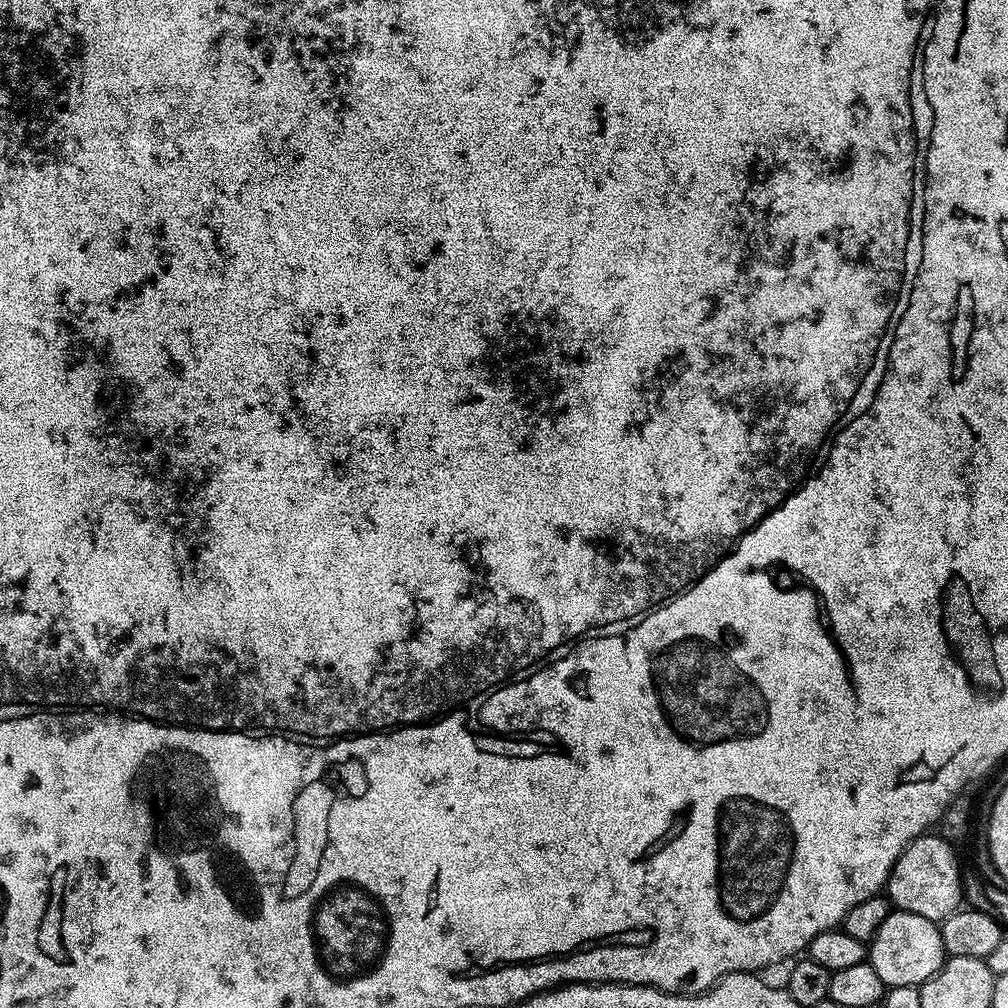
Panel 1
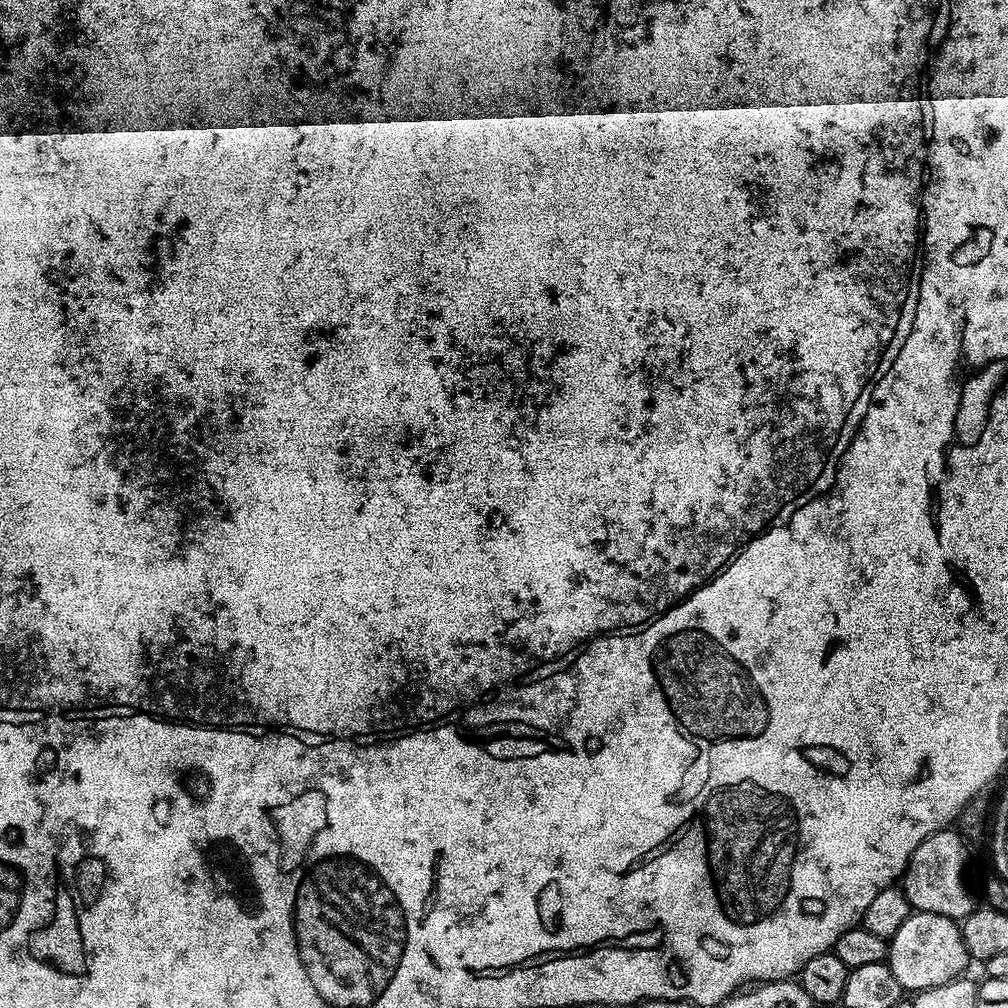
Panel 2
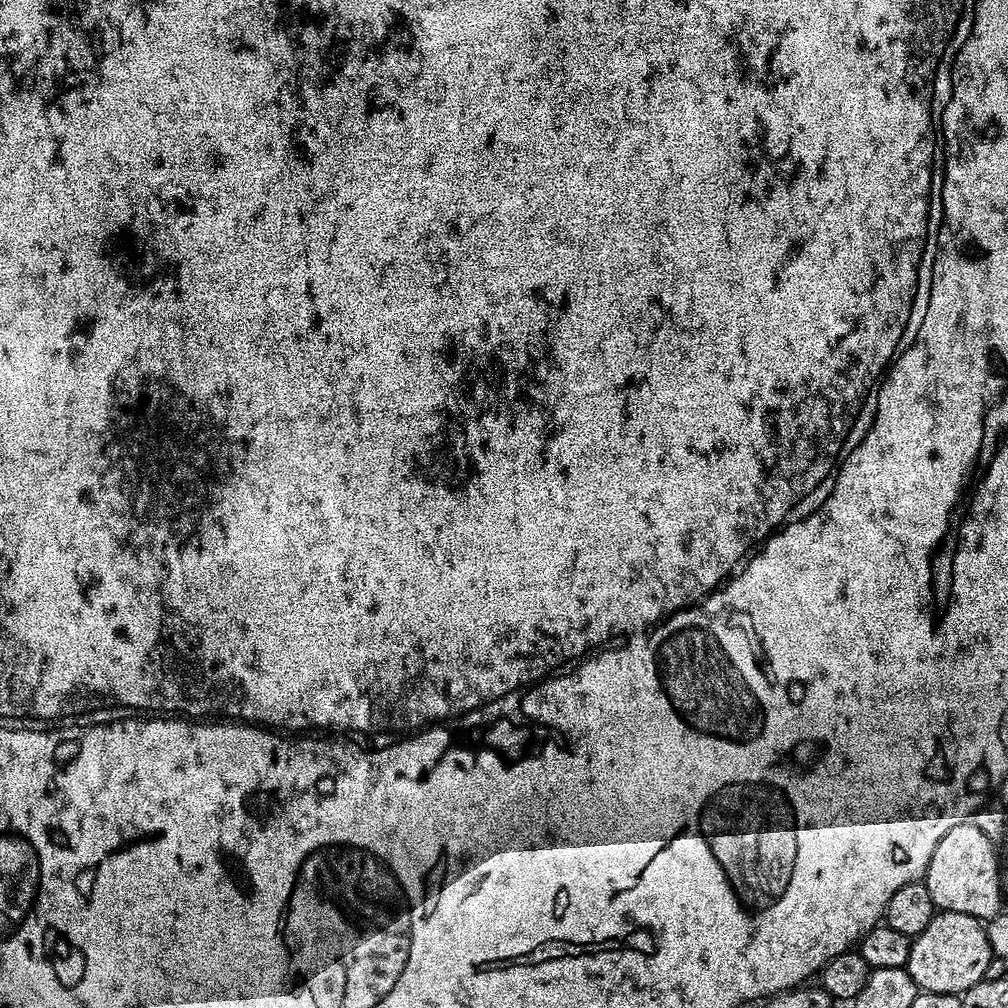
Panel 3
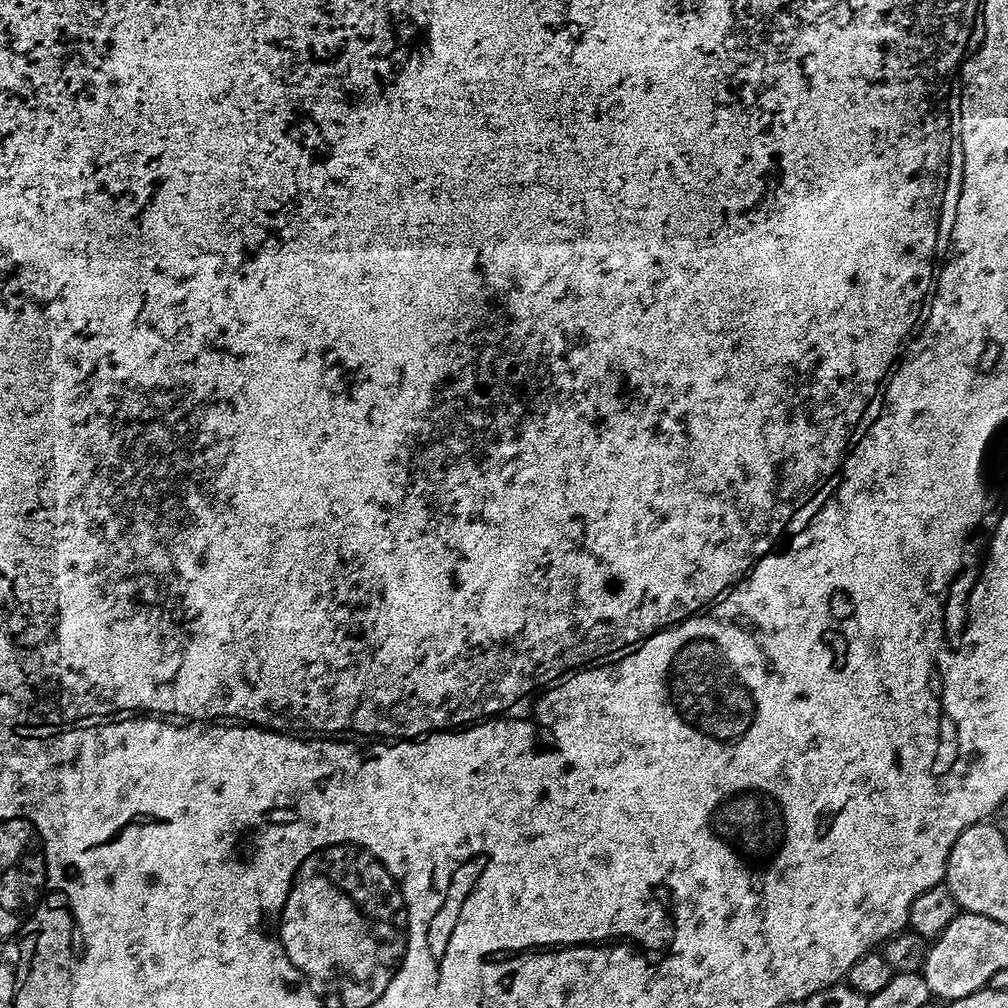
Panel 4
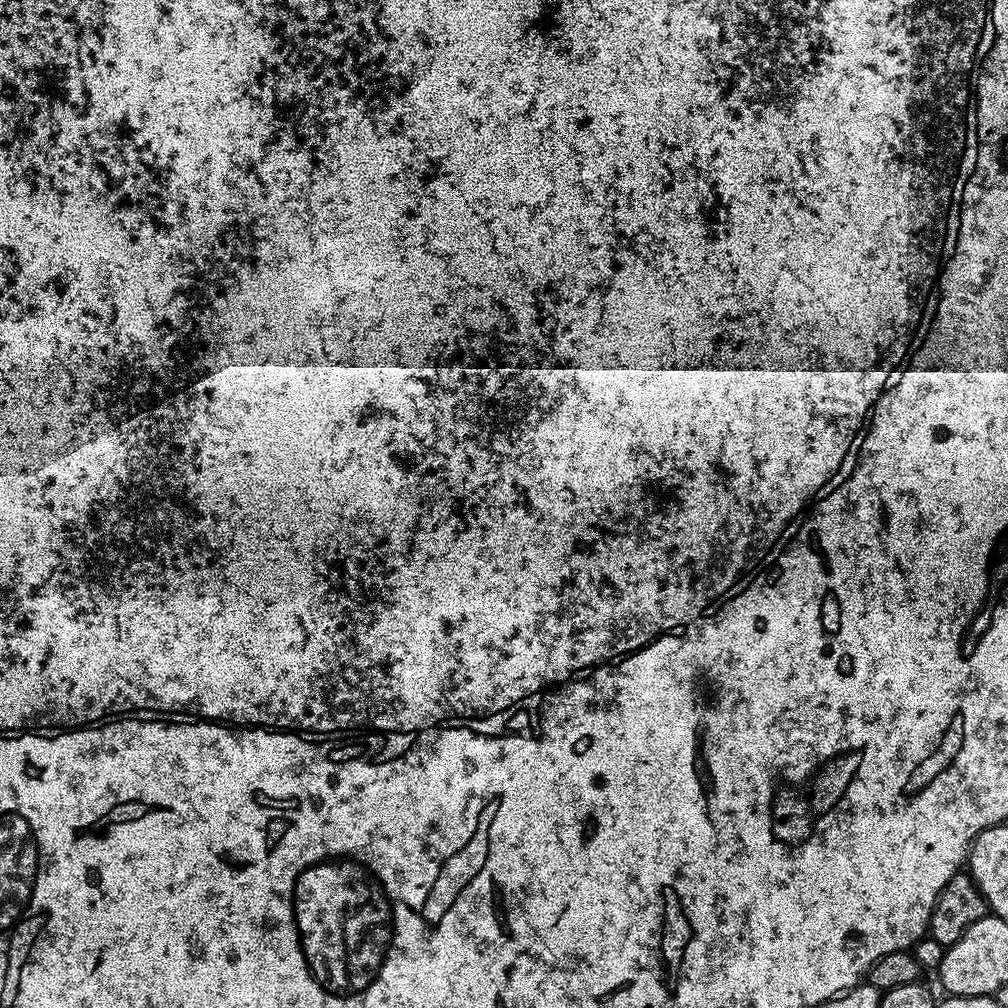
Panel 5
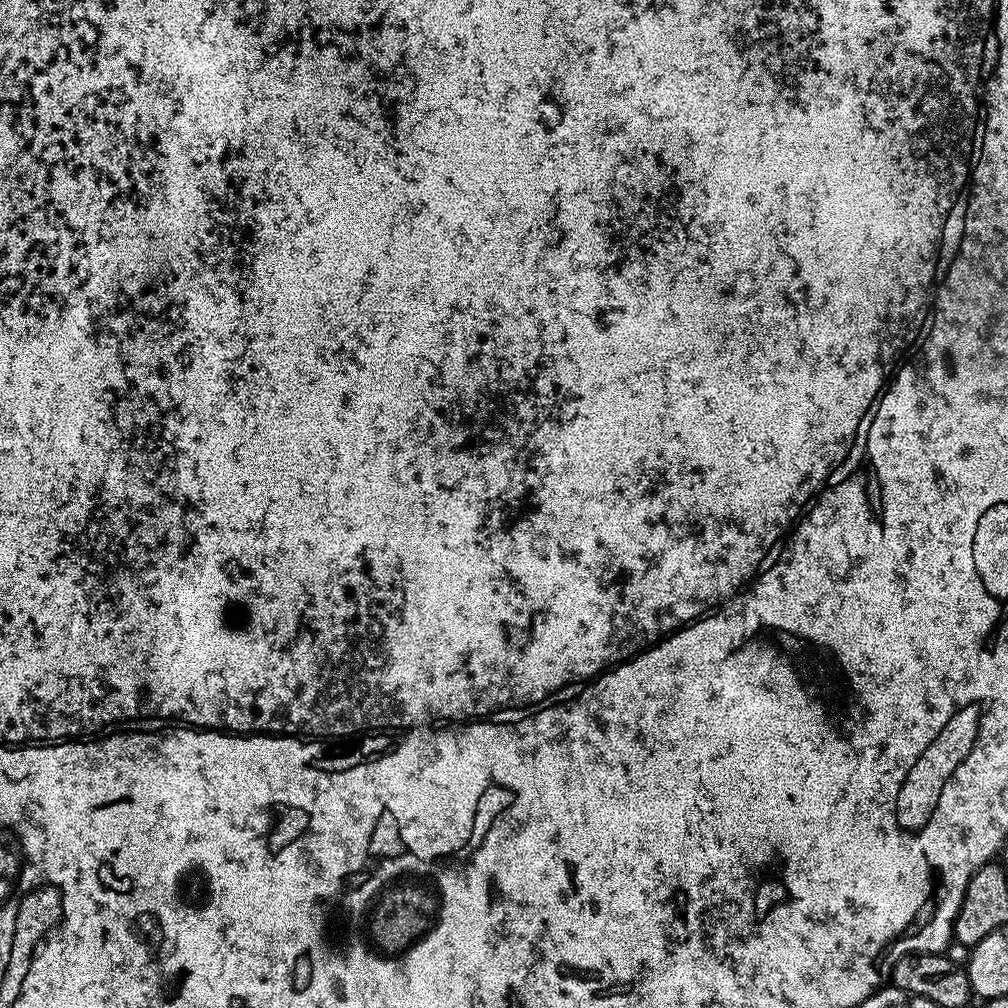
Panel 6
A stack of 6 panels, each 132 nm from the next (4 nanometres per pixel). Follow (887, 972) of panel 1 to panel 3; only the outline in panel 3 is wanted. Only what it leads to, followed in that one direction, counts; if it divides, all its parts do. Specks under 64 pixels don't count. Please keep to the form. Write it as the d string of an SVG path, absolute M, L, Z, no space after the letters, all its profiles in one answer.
M937 911L930 926L914 937L907 970L923 991L955 996L970 991L984 979L992 958L986 927L980 919L970 914Z

